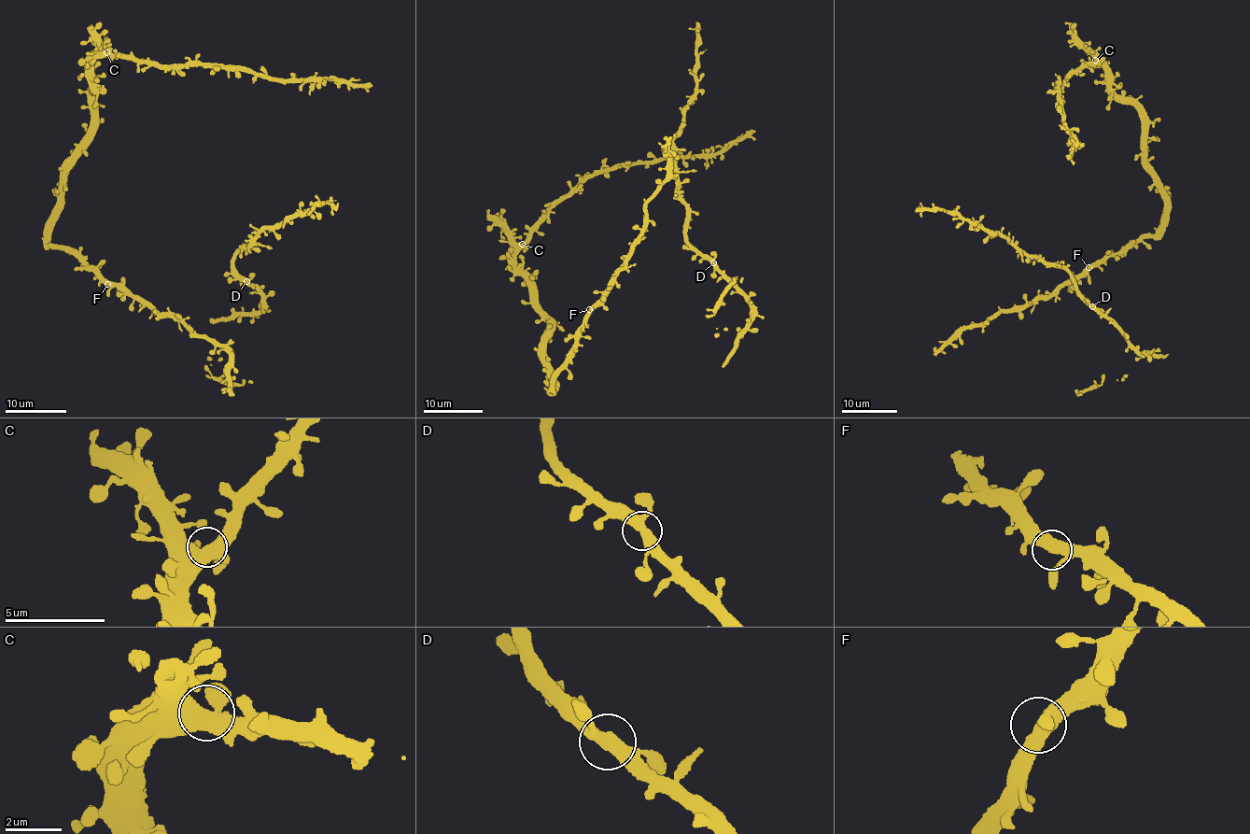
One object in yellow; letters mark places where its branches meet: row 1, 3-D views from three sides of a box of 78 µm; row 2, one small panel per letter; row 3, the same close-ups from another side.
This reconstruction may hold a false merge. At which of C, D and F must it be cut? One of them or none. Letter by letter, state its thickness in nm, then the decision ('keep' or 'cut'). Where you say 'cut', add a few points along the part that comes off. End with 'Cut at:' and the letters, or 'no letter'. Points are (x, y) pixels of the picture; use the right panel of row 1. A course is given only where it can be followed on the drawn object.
C: 480 nm | keep
D: 400 nm | keep
F: 400 nm | keep
Cut at: no letter

